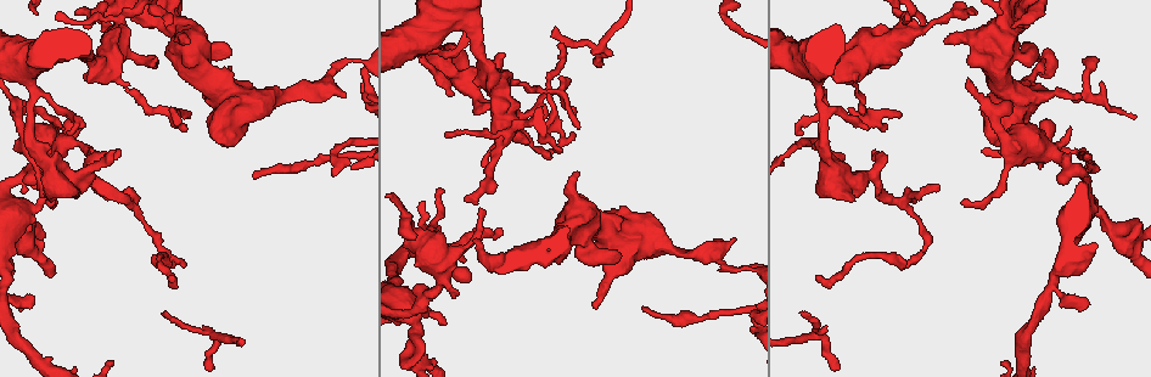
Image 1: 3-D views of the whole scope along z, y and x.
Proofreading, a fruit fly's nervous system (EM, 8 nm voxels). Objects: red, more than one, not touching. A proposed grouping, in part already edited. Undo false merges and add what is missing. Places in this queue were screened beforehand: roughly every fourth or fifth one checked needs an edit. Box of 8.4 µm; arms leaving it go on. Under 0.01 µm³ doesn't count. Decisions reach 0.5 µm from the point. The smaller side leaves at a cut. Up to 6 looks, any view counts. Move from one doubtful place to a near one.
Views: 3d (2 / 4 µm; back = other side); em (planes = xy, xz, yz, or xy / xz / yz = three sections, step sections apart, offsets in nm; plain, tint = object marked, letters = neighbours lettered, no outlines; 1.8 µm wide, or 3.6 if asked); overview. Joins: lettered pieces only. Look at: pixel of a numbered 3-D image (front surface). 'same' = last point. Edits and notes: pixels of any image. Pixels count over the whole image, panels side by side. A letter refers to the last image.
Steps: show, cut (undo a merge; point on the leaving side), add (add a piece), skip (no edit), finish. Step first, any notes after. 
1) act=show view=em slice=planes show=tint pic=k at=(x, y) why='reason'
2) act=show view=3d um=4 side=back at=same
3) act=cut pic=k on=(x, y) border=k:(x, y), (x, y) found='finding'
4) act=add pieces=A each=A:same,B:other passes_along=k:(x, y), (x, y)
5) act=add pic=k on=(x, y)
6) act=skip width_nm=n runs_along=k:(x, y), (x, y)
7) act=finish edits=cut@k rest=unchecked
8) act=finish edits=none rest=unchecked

act=show view=em slice=planes show=letters pic=1 at=(818, 277) why='thin end'

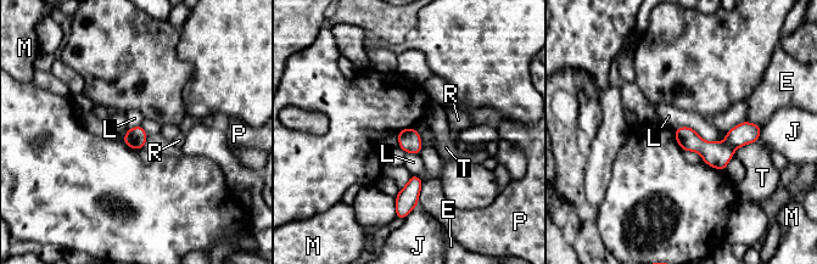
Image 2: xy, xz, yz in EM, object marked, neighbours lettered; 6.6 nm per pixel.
act=skip each=E:other,J:other,L:other,M:other,P:other,R:other,T:other border=2:(673, 129), (690, 127), (716, 141) found='none of them fits'

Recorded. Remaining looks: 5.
act=show view=em slice=yz step=4 show=tint pic=1 at=(870, 120) why='abrupt turn'

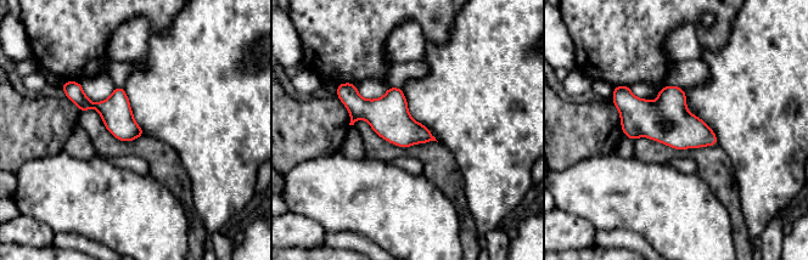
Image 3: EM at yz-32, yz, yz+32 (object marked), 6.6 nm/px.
act=show view=em slice=xz step=8 show=letters at=same why='cut it another way'

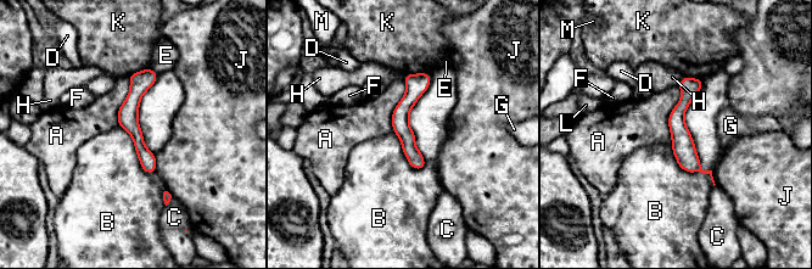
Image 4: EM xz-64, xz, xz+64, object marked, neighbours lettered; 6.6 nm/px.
act=skip width_nm=110 each=A:other,B:other,C:other,D:other,E:other,F:other,G:other,H:other,J:other,K:other,L:other,M:other runs_along=4:(149, 72), (132, 127), (152, 169) found='continuous, no second neuron'

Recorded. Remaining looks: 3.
act=show view=3d um=2 side=back pic=1 at=(899, 32) why='small branch off a trunk'

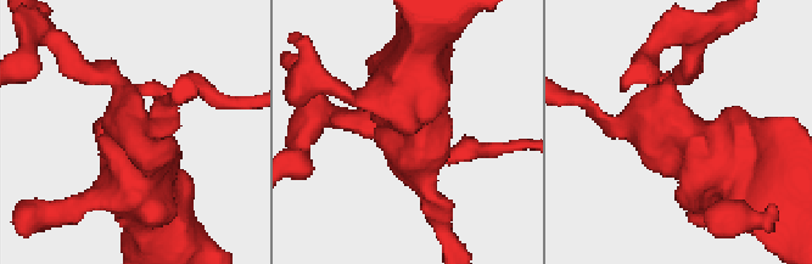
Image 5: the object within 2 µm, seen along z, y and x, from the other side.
act=show view=em um=3.6 slice=planes show=letters pic=5 at=(410, 126)

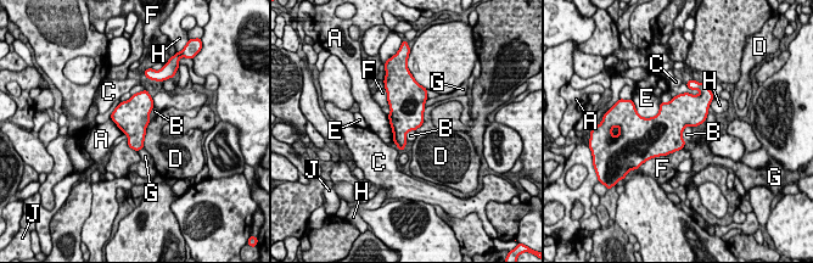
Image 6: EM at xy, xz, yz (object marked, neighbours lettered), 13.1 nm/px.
act=skip each=A:other,B:other,C:other,D:other,E:other,F:other,G:other,H:other,J:other border=6:(689, 124), (682, 134), (684, 141) found='all the same neuron'

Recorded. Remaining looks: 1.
act=finish edits=none rest=unchecked

